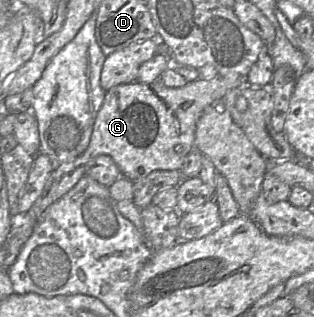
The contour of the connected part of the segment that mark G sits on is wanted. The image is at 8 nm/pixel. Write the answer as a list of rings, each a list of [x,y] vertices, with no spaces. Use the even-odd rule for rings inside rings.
[[[219,76],[205,80],[198,78],[179,88],[159,83],[132,82],[112,87],[97,114],[90,143],[82,155],[54,169],[42,195],[25,216],[40,220],[44,211],[67,194],[87,173],[90,163],[99,155],[109,155],[122,176],[137,181],[155,170],[181,170],[187,154],[195,148],[195,130],[198,119],[209,105],[221,101],[230,89],[246,84],[245,77]]]

